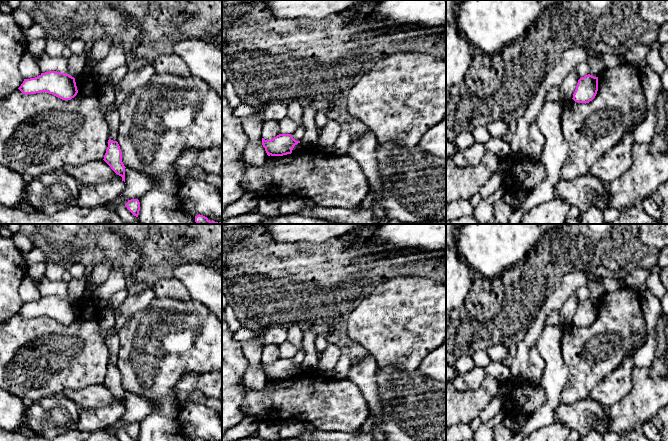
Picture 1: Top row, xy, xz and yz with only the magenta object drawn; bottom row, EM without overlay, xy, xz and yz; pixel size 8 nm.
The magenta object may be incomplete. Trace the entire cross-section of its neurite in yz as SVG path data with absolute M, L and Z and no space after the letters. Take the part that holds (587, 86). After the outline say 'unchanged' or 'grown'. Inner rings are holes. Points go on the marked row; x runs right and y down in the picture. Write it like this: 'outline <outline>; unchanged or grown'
outline M588 74L578 80L572 99L577 103L586 104L595 98L597 91L598 77Z; unchanged

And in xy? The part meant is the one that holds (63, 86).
outline M49 71L35 78L24 79L18 89L26 95L47 92L62 100L71 100L78 93L75 78L57 71Z; unchanged

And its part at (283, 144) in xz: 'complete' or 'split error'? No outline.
complete

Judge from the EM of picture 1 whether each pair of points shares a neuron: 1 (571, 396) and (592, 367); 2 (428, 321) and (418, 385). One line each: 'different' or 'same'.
1: same
2: different

